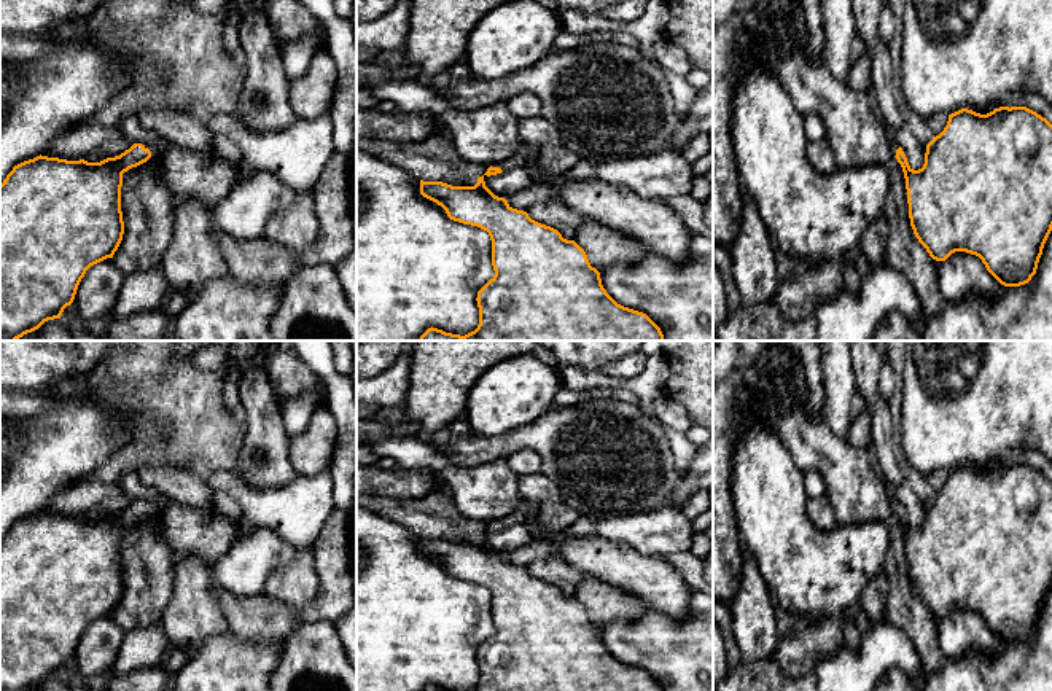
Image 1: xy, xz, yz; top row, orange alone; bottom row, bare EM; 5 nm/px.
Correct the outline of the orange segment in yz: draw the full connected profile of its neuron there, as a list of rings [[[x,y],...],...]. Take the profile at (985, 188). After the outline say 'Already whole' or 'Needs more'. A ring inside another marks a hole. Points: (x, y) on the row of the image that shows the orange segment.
[[[999,107],[987,115],[961,108],[949,115],[944,131],[926,145],[921,169],[909,166],[893,137],[890,150],[904,172],[910,226],[933,260],[945,261],[955,252],[966,252],[979,256],[1004,287],[1031,280],[1052,231],[1052,124],[1046,118],[1027,107]]]. Needs more

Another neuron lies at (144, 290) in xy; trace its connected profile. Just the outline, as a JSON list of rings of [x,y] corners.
[[[159,269],[127,274],[113,309],[116,318],[129,318],[166,304],[170,287]]]

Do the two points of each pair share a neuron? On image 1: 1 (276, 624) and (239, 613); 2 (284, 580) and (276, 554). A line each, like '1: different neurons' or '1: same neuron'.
1: same neuron
2: different neurons

